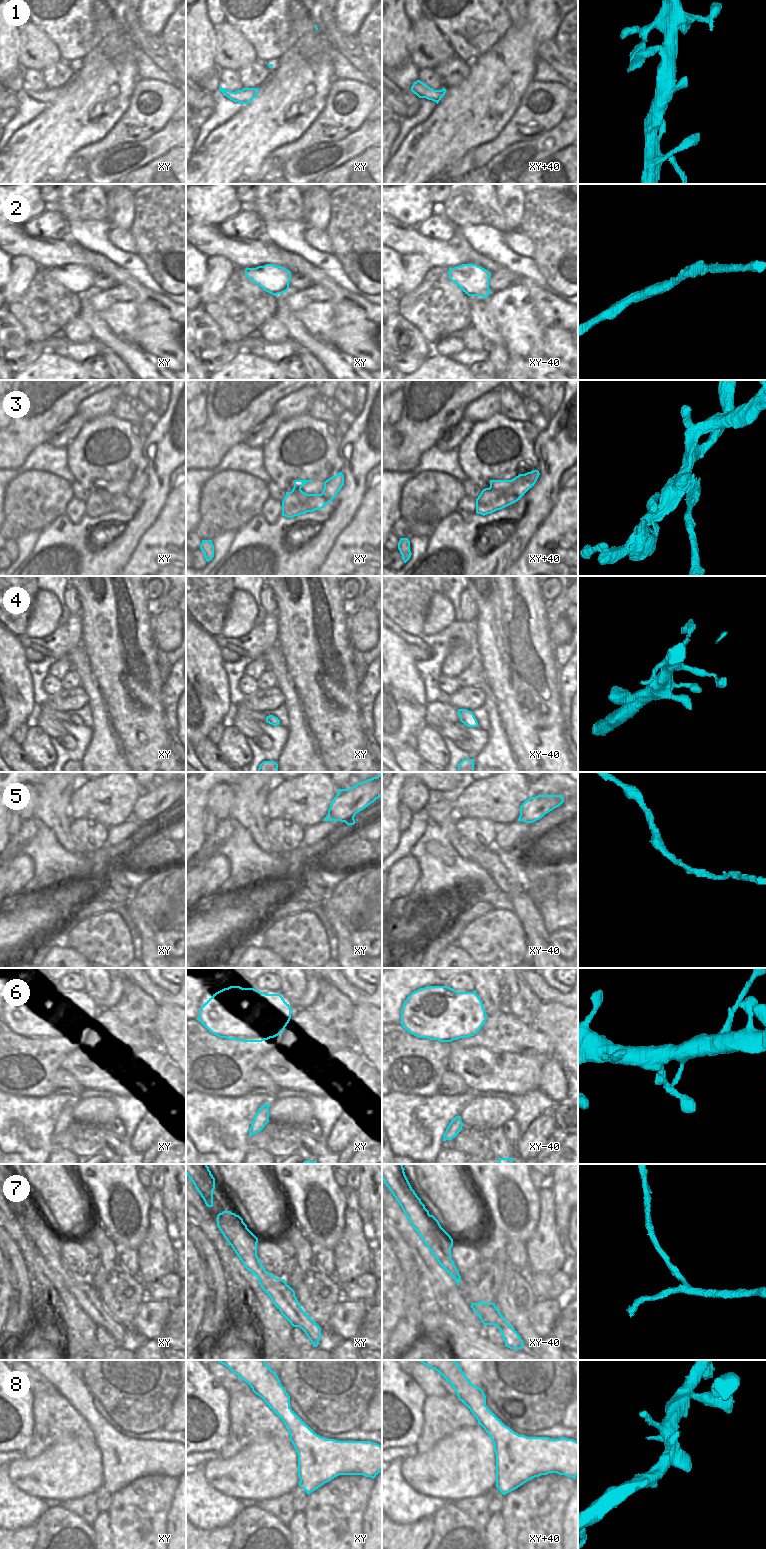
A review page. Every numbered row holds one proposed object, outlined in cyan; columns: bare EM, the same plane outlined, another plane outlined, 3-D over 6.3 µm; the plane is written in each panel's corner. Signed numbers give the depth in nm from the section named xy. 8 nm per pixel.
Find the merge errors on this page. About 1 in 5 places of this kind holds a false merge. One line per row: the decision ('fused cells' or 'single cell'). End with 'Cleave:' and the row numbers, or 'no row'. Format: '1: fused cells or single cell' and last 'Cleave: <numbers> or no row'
1: single cell
2: single cell
3: fused cells
4: single cell
5: single cell
6: single cell
7: single cell
8: single cell
Cleave: 3

